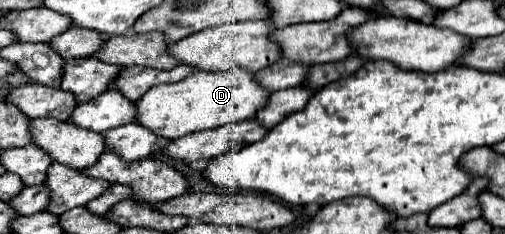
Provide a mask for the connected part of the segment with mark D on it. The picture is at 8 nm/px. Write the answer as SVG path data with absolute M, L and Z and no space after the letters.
M227 70L217 74L191 72L177 84L159 84L147 90L135 104L135 122L165 140L177 140L185 134L219 128L225 124L249 120L265 104L267 92L247 70Z

